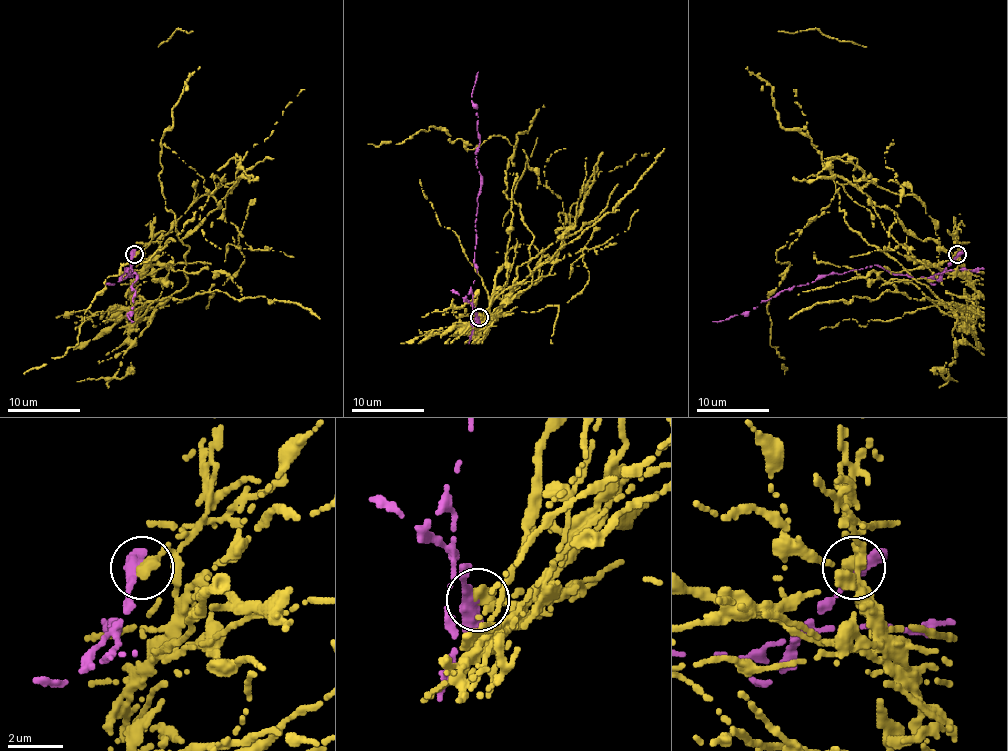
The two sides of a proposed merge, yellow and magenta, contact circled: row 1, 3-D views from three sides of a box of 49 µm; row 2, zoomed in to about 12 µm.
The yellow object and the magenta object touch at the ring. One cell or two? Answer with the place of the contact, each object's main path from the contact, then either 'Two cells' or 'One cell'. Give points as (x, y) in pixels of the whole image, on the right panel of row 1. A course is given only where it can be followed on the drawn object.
Place: (957, 254). Course of yellow: (957, 254), (917, 238), (868, 183), (838, 187), (777, 251), (789, 265), (769, 296), (769, 343), (784, 374). Course of magenta: (957, 254), (942, 273), (928, 278), (895, 274), (877, 265), (822, 274), (742, 314), (713, 322). Two cells

